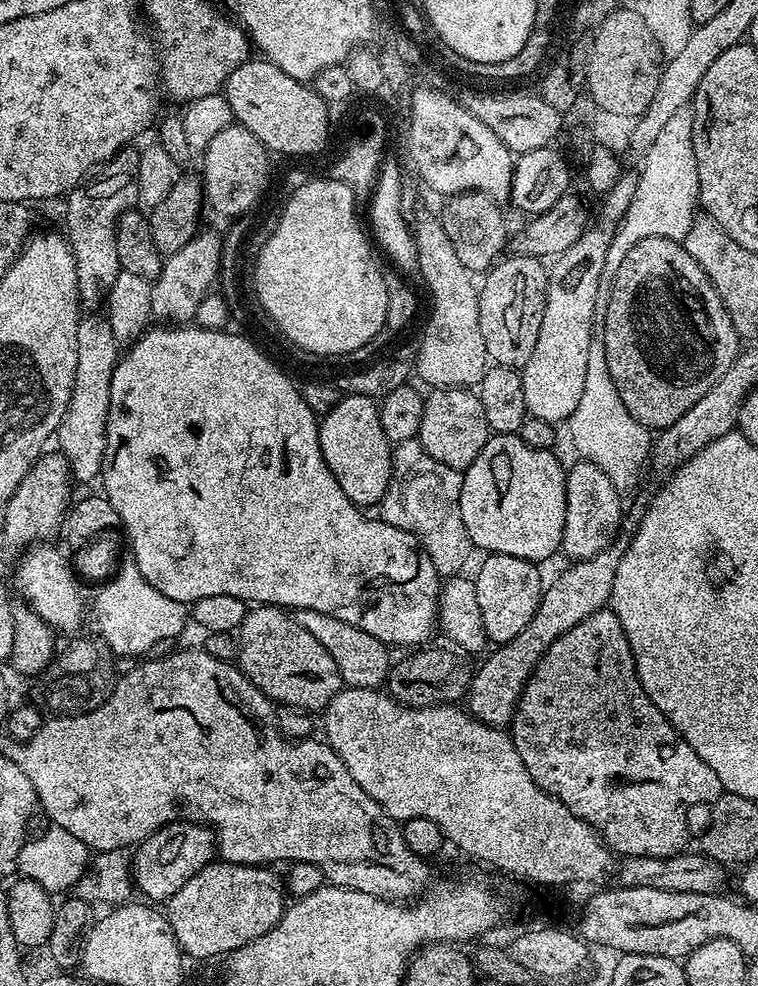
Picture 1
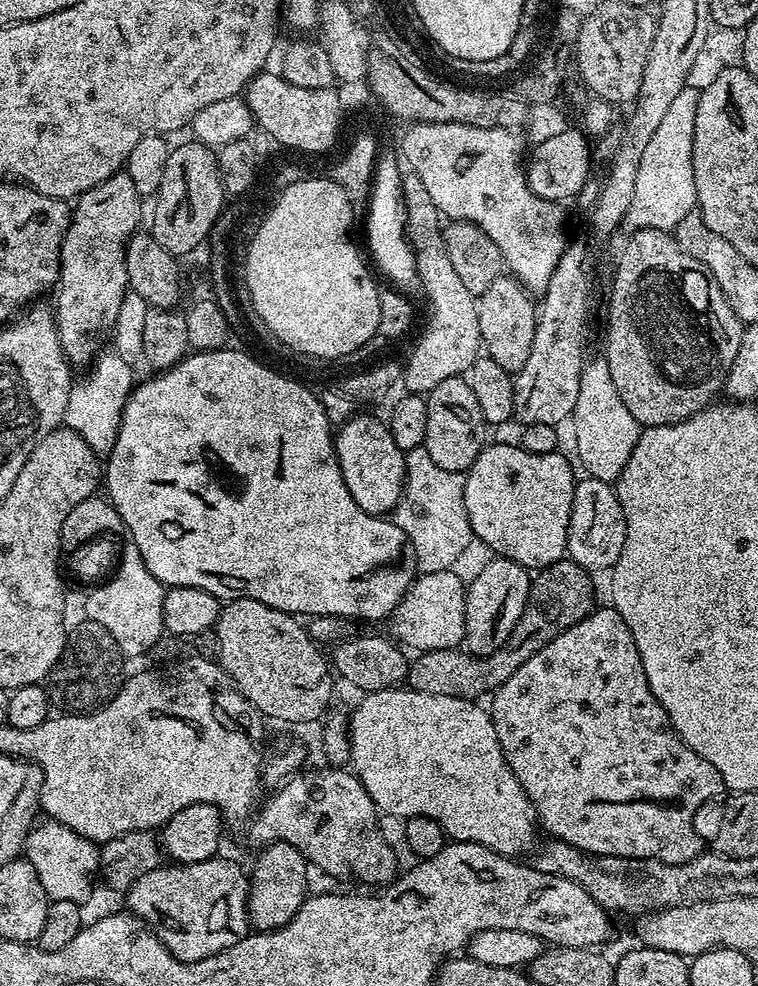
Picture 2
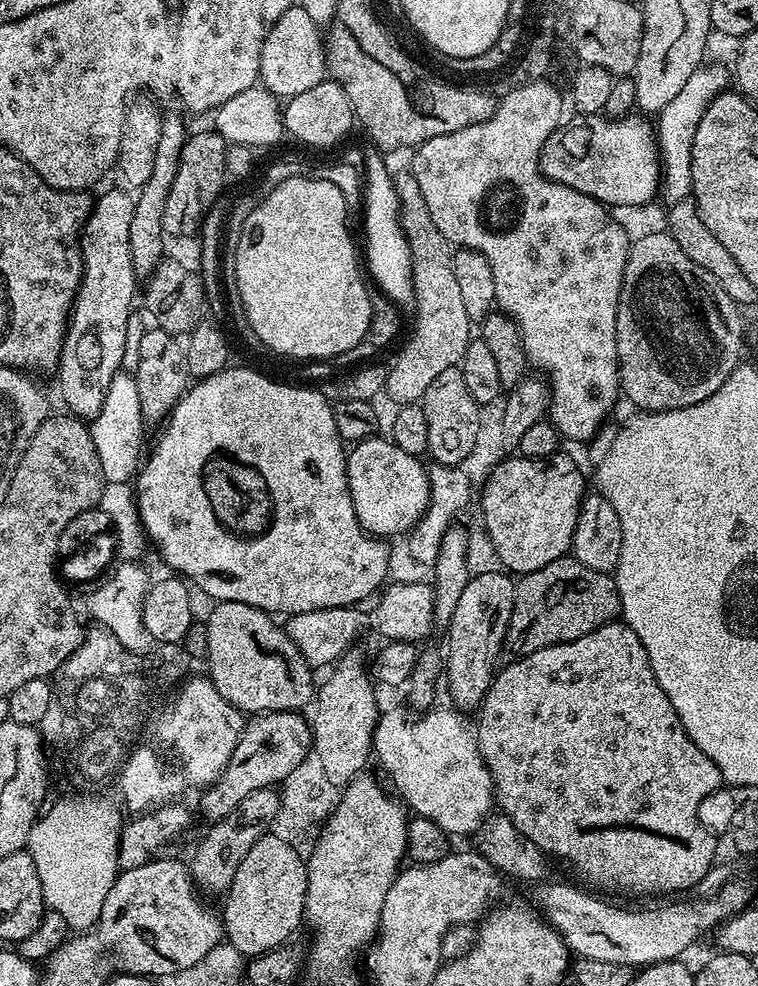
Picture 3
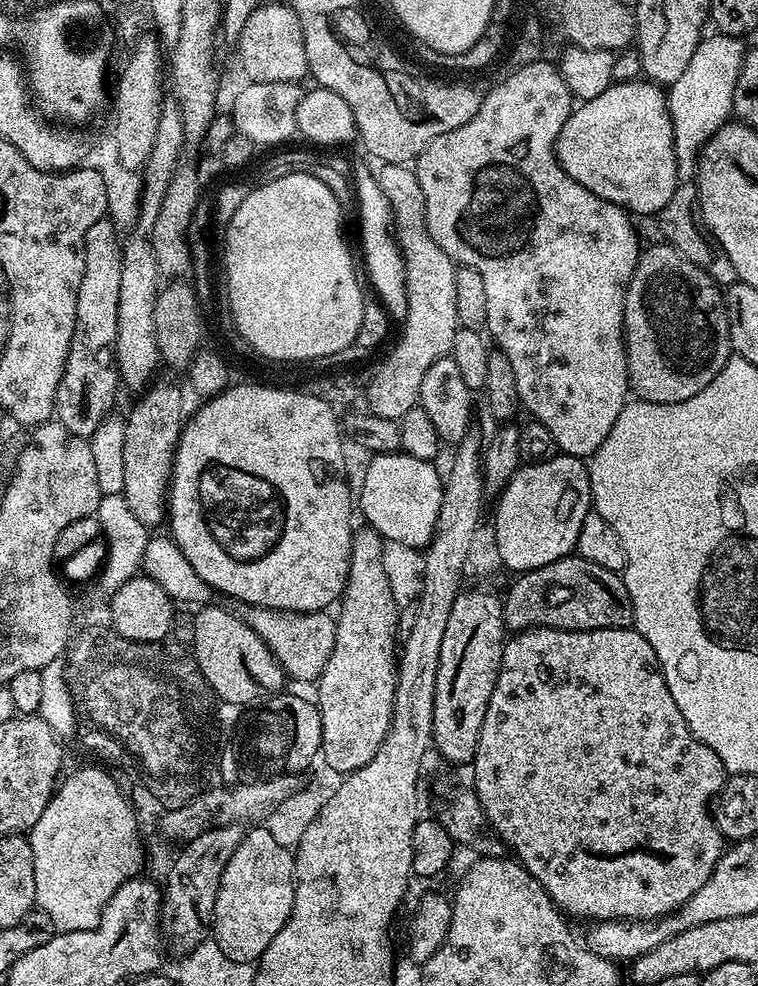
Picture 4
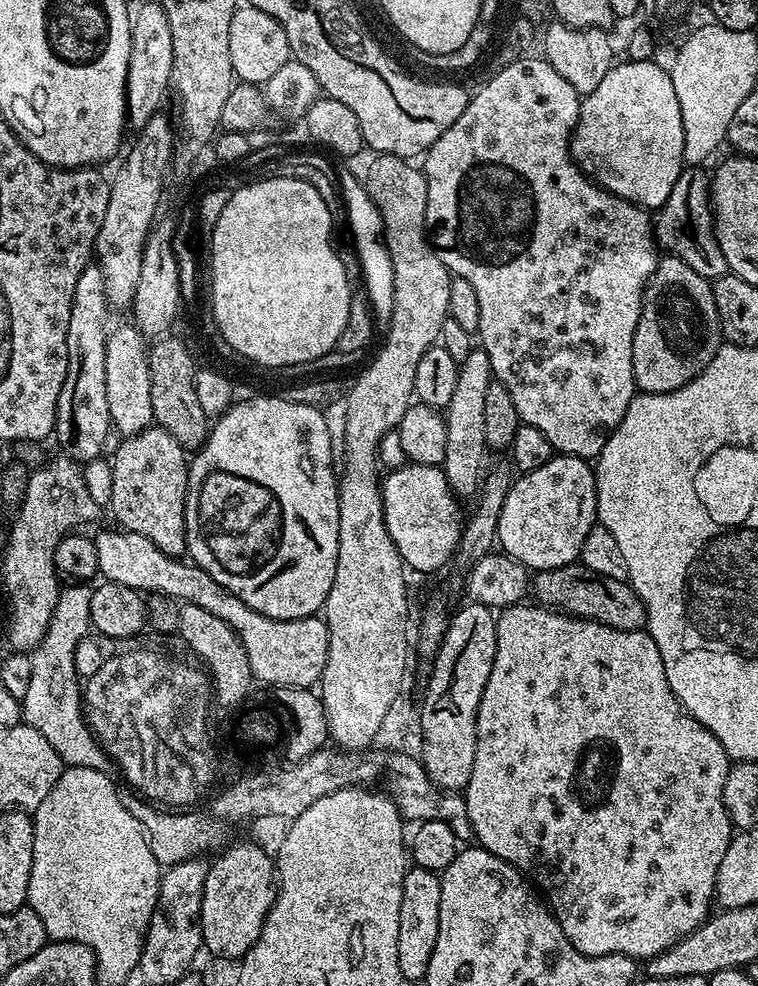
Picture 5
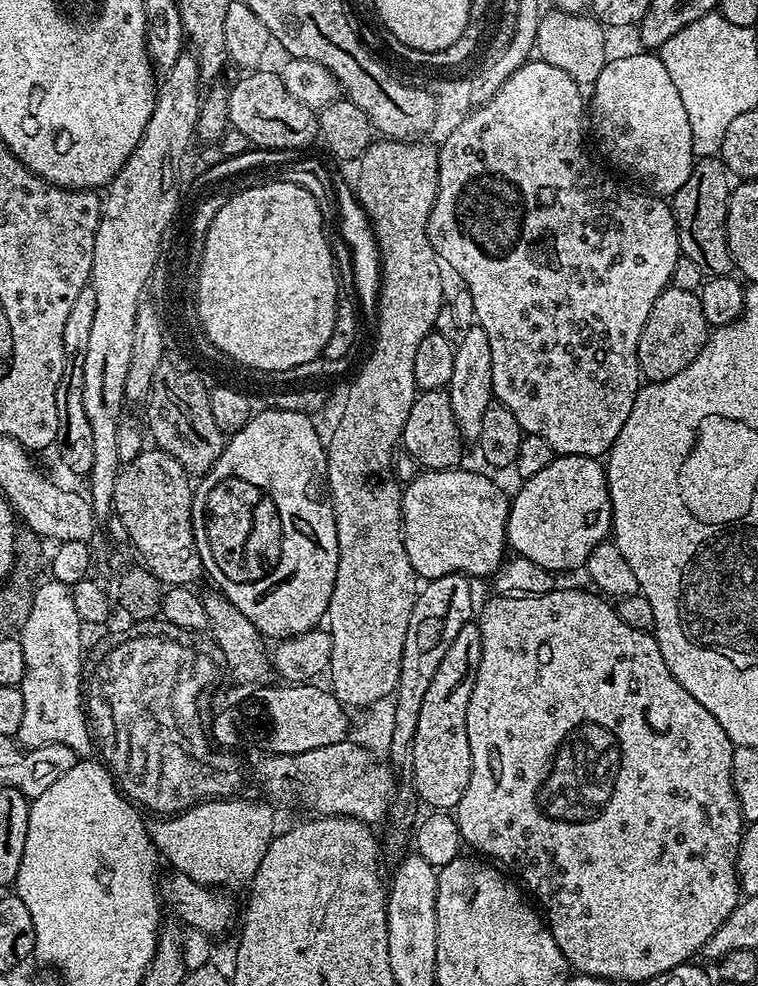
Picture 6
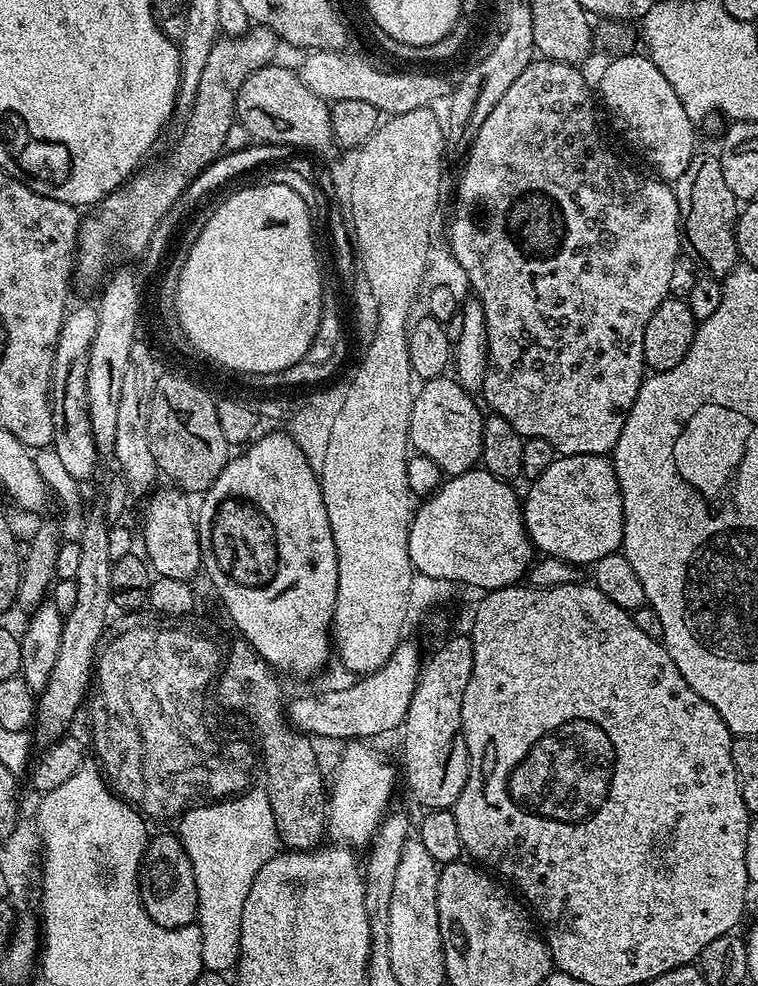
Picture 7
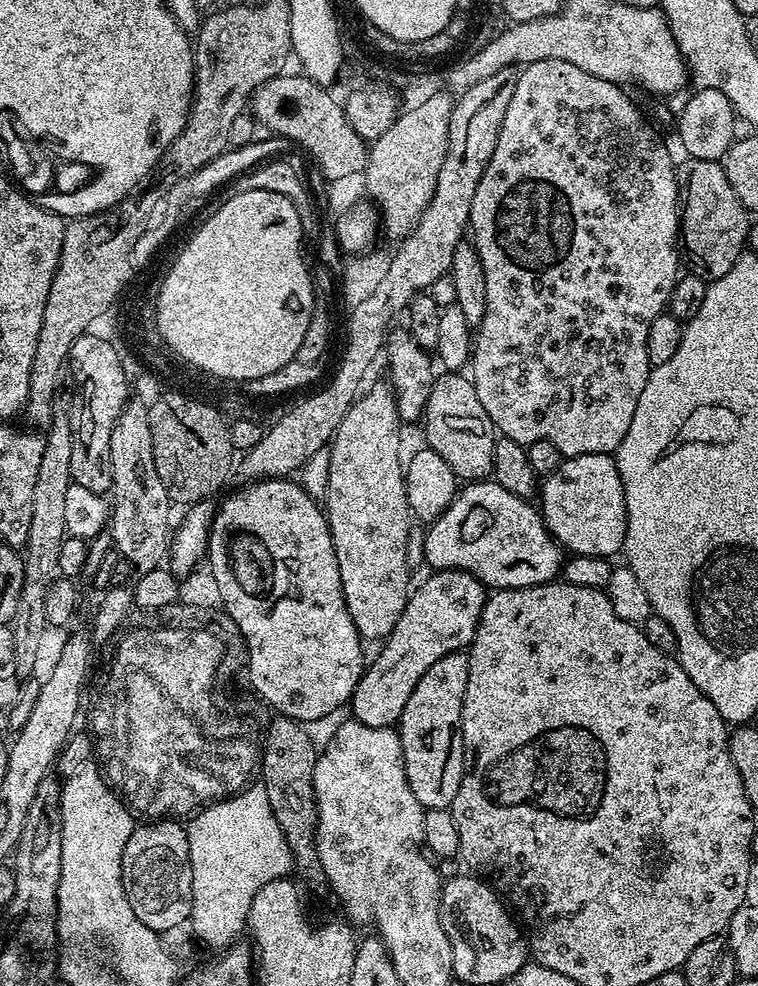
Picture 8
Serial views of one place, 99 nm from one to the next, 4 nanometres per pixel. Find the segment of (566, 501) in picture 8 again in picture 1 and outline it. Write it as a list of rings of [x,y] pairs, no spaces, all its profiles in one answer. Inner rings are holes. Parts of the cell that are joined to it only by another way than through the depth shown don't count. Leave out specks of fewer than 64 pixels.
[[[518,434],[489,435],[478,458],[474,458],[472,465],[462,472],[462,520],[475,547],[489,554],[510,554],[533,562],[548,560],[555,552],[561,551],[562,530],[566,526],[566,468],[560,465],[556,455],[555,451],[534,450],[534,446],[526,446]]]

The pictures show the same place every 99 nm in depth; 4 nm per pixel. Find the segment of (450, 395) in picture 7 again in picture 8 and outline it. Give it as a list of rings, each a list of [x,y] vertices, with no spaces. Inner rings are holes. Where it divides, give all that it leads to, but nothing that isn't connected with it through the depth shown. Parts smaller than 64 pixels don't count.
[[[449,371],[437,375],[424,407],[423,424],[427,447],[433,448],[442,462],[450,466],[457,481],[475,482],[492,476],[498,433],[490,422],[490,414],[478,402],[478,390],[474,390],[467,375]]]

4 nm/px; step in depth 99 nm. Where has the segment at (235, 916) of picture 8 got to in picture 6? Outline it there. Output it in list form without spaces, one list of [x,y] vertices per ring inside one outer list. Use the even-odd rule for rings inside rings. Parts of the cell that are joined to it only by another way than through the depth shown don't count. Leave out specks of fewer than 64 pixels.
[[[231,798],[220,804],[208,801],[205,805],[195,807],[195,812],[186,810],[184,814],[168,819],[153,819],[148,824],[152,845],[163,859],[165,856],[172,863],[171,867],[175,871],[186,874],[195,884],[217,886],[216,884],[240,884],[243,880],[244,883],[251,881],[262,858],[266,858],[266,850],[277,831],[276,820],[272,817],[271,803],[259,804],[256,800],[238,799],[242,798]]]

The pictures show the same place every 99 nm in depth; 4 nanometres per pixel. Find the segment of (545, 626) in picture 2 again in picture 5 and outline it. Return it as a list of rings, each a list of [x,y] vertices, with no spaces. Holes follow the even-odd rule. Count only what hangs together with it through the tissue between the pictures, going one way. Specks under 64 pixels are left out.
[[[582,563],[567,564],[536,572],[534,576],[535,599],[543,607],[562,612],[566,616],[579,616],[581,620],[597,620],[614,630],[641,631],[648,622],[648,608],[640,595],[627,580],[606,578],[606,574],[594,574]]]

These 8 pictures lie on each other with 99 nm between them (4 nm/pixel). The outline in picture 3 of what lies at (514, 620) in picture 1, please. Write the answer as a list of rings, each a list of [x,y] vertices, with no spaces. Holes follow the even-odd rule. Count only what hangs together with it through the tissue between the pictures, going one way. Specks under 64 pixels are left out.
[[[507,571],[478,574],[469,579],[466,590],[458,597],[458,606],[446,625],[448,632],[448,656],[446,652],[446,684],[448,696],[453,705],[460,710],[479,709],[484,695],[492,685],[497,671],[496,659],[502,656],[504,635],[514,610],[516,580]]]

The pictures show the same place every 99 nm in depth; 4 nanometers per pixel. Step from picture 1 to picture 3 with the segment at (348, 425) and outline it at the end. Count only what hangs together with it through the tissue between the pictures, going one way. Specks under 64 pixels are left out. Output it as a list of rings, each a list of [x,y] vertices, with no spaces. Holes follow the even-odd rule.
[[[377,434],[368,440],[358,440],[351,445],[348,458],[348,489],[352,492],[354,514],[358,514],[358,522],[364,531],[376,538],[389,538],[411,532],[423,516],[431,496],[428,486],[428,469],[422,463],[421,457],[406,454],[406,450],[398,450],[391,438],[382,438]]]

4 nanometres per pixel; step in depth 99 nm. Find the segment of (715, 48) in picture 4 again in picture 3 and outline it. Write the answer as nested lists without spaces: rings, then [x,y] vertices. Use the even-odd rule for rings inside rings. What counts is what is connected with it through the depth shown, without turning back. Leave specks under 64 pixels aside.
[[[705,63],[682,85],[679,92],[669,104],[658,114],[660,128],[655,129],[656,146],[660,150],[660,192],[668,199],[669,205],[680,200],[689,199],[692,195],[692,147],[694,146],[694,130],[698,130],[698,122],[702,122],[702,114],[706,114],[706,106],[714,102],[714,98],[725,91],[730,84],[730,72],[720,64]]]

